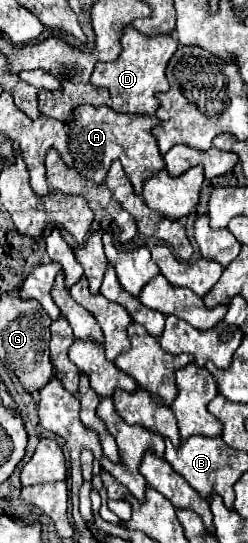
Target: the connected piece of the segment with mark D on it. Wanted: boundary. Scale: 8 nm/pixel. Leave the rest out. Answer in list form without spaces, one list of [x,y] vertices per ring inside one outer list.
[[[126,26],[122,34],[122,52],[114,62],[98,62],[90,84],[102,86],[110,92],[110,108],[122,114],[156,114],[158,110],[158,92],[168,90],[168,82],[164,76],[168,60],[174,56],[178,42],[172,36],[142,36],[132,26]]]

